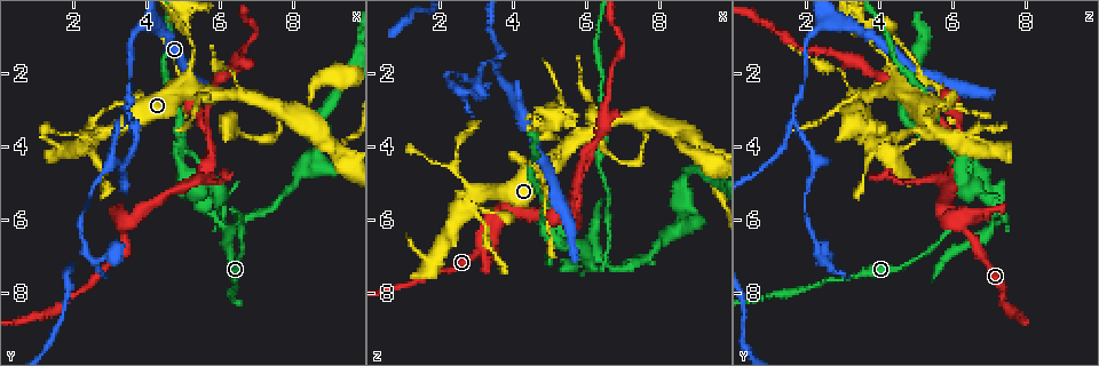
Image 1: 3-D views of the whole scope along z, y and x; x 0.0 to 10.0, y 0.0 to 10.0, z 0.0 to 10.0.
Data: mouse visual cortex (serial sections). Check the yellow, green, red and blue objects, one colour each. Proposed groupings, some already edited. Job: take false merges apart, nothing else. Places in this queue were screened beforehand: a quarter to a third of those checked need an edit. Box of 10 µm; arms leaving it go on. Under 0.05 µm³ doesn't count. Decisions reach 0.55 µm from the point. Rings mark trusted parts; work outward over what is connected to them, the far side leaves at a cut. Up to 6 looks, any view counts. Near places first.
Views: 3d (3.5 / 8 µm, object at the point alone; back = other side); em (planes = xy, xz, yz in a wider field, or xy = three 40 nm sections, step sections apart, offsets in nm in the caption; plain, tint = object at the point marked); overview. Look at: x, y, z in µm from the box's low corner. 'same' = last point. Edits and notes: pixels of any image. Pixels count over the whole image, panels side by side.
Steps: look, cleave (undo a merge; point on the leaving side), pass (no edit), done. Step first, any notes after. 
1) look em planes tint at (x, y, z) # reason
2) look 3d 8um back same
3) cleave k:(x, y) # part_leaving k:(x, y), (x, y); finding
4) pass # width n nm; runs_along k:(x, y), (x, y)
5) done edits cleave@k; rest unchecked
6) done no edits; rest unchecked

look 3d 3.5um at (5.10, 5.10, 5.95) # three-way junction

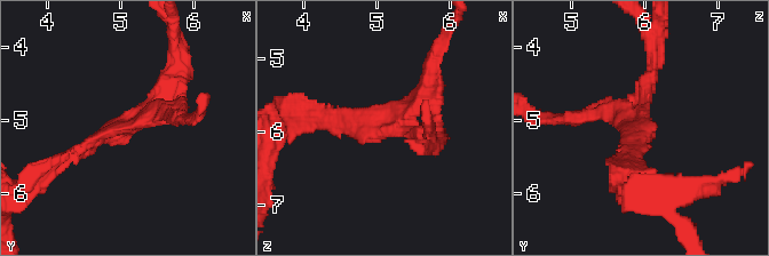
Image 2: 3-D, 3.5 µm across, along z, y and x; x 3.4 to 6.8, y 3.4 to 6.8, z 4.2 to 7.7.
look em xy step 2 tint at (5.05, 5.10, 6.00) # arms 3; arm_widths 200, 200, 250 nm; now the EM

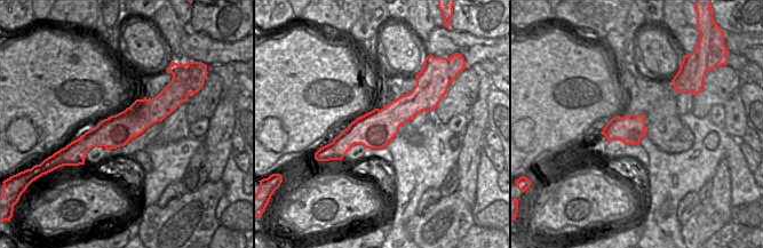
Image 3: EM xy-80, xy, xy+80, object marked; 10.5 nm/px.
cleave 2:(703, 180) # a second cell is stuck on

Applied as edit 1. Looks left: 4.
look overview

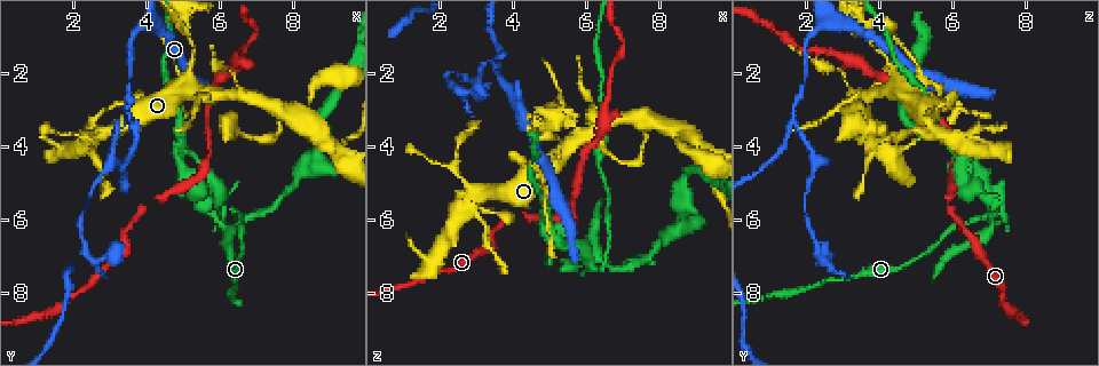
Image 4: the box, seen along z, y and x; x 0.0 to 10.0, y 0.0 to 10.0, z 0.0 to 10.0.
look 3d 3.5um at (6.60, 5.95, 7.25)

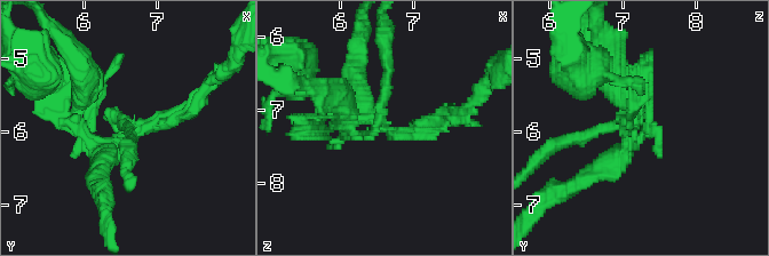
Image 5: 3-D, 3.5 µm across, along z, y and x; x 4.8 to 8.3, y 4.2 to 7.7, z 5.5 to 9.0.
look em planes tint at (6.55, 6.00, 7.25) # arms 4; arm_widths 150, 150, 200, 300 nm; need the tissue

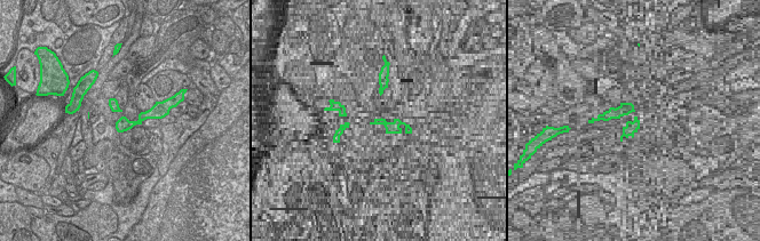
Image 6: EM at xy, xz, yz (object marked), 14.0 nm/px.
look em xy step 5 tint same # another direction

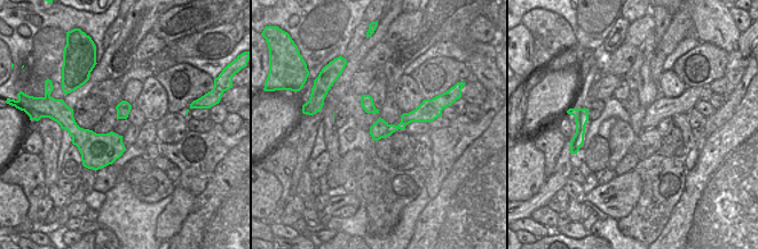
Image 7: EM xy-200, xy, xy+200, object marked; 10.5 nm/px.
cleave 5:(85, 146) # width 190 nm; part_leaving 5:(377, 128), (339, 105); two cells meet here

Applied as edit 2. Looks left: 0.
done edits cleave@2, cleave@5; rest unchecked

